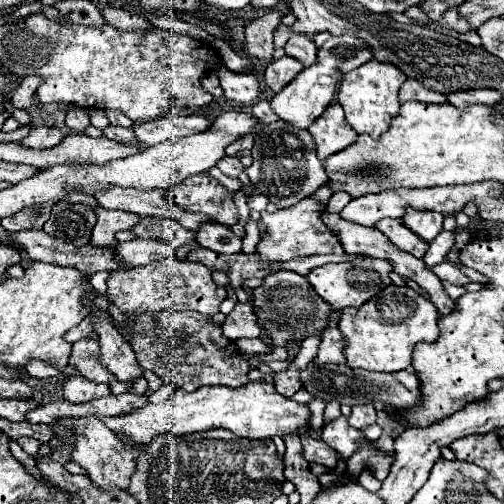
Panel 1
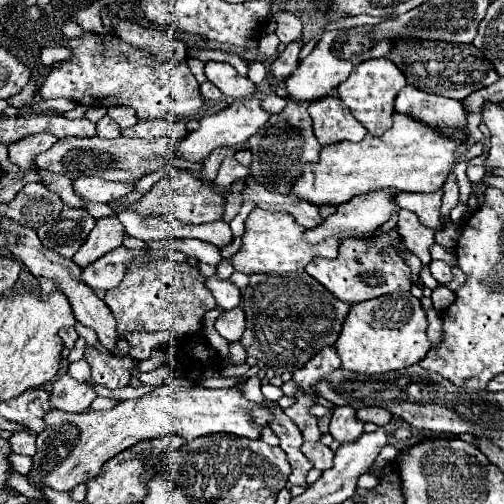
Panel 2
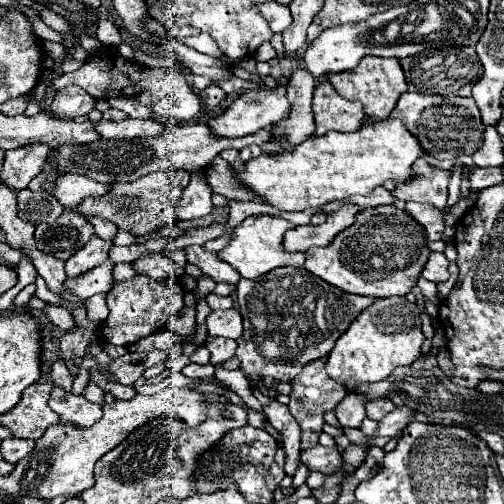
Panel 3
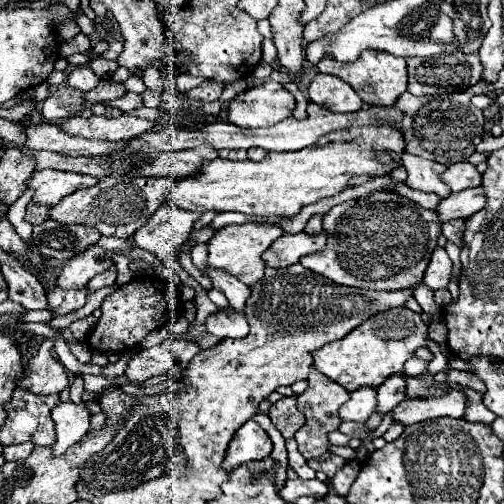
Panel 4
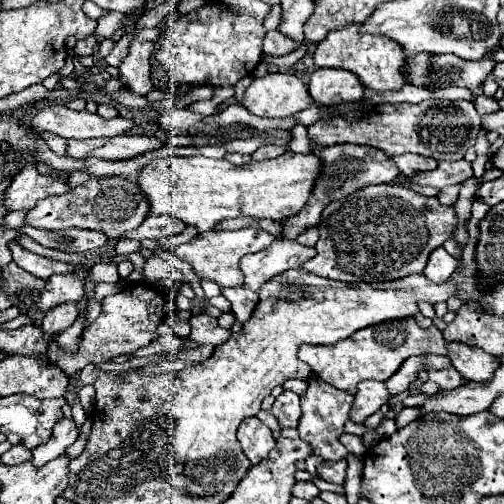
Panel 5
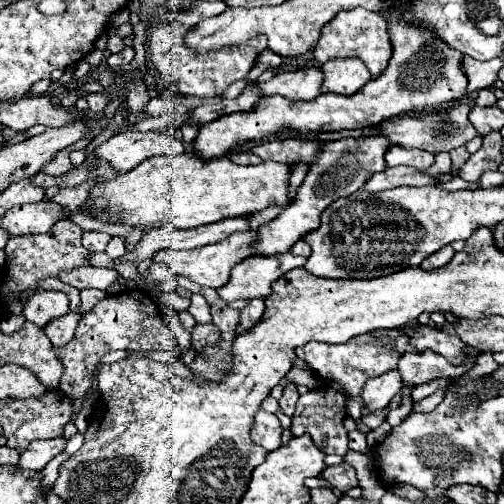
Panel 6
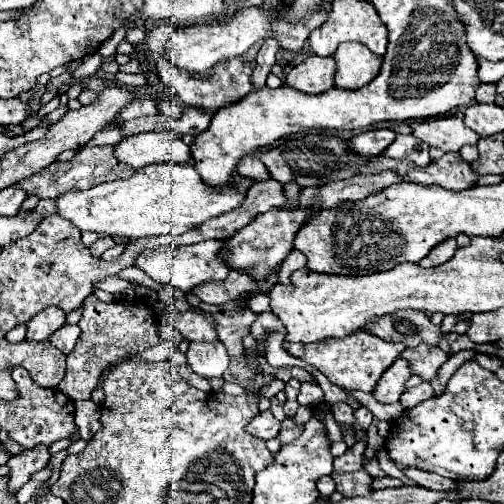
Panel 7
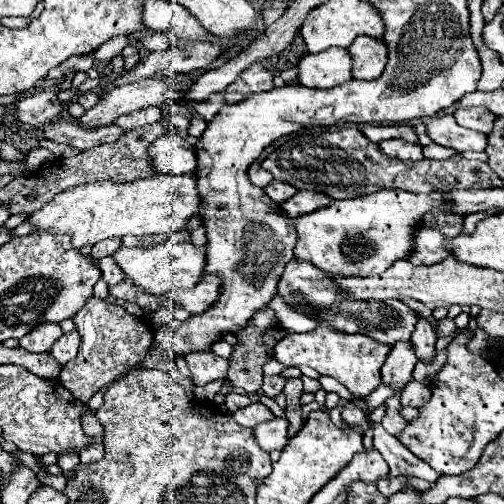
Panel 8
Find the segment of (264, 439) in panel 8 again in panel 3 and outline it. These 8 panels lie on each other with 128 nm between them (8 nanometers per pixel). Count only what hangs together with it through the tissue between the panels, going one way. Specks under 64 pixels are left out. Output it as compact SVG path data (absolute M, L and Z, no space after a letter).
M324 358L320 360L312 360L304 366L302 374L296 376L292 380L292 394L290 394L290 412L292 416L298 420L300 428L302 428L302 450L314 448L318 444L318 436L322 434L322 426L324 426L324 412L334 410L338 406L338 402L346 396L346 388L342 388L338 382L334 382L326 370L324 370Z

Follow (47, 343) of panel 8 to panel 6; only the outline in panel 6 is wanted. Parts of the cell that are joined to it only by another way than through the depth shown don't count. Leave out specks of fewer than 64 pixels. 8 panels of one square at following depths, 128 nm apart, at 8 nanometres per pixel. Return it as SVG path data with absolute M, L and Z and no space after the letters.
M38 292L24 306L24 316L28 322L44 328L50 320L68 314L68 296L64 292Z

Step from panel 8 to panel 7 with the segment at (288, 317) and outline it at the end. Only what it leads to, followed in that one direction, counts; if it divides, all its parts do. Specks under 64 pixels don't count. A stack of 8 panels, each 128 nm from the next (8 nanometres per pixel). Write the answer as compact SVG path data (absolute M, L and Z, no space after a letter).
M260 294L260 296L254 296L250 302L248 302L248 308L252 308L254 312L270 312L270 298L266 294Z

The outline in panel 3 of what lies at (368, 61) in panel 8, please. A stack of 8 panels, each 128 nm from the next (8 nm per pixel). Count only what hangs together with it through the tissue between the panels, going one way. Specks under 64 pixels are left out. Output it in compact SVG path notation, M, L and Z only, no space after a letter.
M320 82L314 88L314 120L316 120L316 136L322 136L328 130L338 132L354 132L362 126L362 108L356 100L344 100L330 82Z

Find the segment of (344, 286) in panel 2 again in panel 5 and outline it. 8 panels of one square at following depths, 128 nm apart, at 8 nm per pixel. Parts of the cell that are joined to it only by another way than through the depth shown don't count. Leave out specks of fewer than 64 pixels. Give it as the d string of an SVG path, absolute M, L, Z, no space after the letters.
M386 184L368 186L366 190L358 190L356 194L344 200L334 200L324 208L322 220L318 224L320 240L316 244L316 256L308 260L302 268L316 276L332 278L340 282L398 280L402 276L422 272L430 252L454 236L456 222L458 222L458 216L454 206L452 204L444 206L438 202L438 198L428 198L400 186L386 186Z

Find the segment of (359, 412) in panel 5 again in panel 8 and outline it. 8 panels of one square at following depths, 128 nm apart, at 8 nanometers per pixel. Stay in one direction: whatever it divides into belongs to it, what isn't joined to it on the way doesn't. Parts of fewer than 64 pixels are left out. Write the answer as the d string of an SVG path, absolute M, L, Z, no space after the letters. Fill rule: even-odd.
M410 340L394 344L380 370L382 382L396 386L396 390L404 388L412 380L412 370L416 366L416 362L418 362L418 358L416 358L416 352L412 352ZM394 394L392 398L388 398L386 400L386 416L382 418L382 426L386 428L386 432L390 432L390 434L400 434L404 428L406 428L406 424L408 424L408 420L406 418L402 418L402 414L400 414L400 394Z

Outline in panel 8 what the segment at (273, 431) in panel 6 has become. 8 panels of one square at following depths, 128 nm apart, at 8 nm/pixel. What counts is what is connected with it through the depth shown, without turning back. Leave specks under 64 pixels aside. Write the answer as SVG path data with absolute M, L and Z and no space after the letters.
M252 402L248 404L246 408L238 408L234 414L234 420L244 426L244 428L254 428L256 424L264 422L264 420L270 420L272 418L272 412L262 404L262 402Z

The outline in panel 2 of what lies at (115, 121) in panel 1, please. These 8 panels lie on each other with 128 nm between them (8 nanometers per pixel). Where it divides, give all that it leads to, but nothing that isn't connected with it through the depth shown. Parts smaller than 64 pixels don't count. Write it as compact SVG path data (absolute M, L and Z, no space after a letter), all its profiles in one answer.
M112 106L112 108L108 108L108 114L120 124L120 128L130 128L138 122L136 112L128 106Z

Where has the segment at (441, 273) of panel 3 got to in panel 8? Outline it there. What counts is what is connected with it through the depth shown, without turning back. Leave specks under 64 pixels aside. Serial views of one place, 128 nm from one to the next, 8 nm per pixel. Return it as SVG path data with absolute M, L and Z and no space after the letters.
M416 228L416 248L408 262L414 266L430 266L442 262L448 254L444 246L444 236L436 228Z

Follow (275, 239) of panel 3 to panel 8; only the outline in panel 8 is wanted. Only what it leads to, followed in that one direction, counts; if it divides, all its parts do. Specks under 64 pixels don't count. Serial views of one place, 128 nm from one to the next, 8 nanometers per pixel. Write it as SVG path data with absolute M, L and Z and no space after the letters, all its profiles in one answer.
M160 244L154 248L118 248L114 252L114 262L120 266L120 270L124 272L124 276L128 280L132 280L132 284L144 292L144 294L166 294L170 290L188 290L192 288L200 276L204 274L204 266L206 266L206 248L198 248L194 244Z

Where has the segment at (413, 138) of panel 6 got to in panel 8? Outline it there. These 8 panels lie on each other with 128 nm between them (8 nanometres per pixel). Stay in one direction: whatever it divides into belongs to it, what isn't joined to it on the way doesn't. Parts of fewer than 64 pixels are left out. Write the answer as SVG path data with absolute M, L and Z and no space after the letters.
M444 114L444 116L432 116L426 120L428 126L428 134L436 144L442 146L450 146L458 152L466 152L466 150L486 150L488 144L488 136L476 130L468 130L462 128L452 114Z

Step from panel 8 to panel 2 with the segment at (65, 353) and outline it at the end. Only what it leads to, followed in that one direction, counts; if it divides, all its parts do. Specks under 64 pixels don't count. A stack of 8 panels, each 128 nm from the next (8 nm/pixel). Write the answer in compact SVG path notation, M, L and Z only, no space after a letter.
M124 246L104 254L102 258L98 258L96 262L92 262L90 266L86 266L82 270L84 284L88 284L92 290L110 290L116 284L120 284L124 272L126 272L126 264L136 258L142 256L144 252L136 252L136 250L126 250Z

